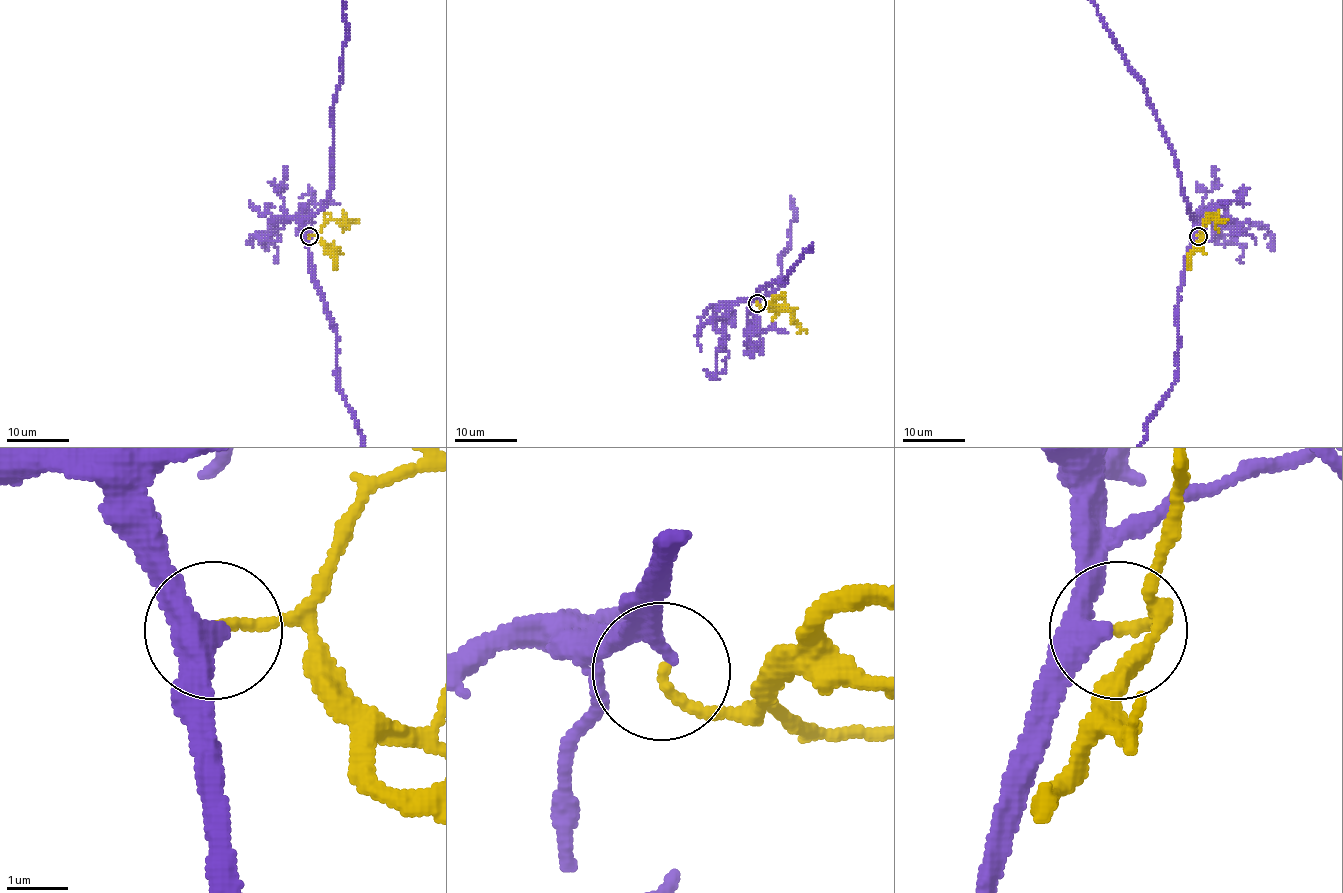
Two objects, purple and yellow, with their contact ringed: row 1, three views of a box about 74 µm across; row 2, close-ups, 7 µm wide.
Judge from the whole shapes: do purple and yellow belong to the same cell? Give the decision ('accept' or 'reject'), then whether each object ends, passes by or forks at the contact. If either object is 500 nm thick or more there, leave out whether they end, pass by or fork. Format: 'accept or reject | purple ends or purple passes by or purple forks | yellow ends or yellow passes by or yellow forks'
accept | purple passes by | yellow ends

